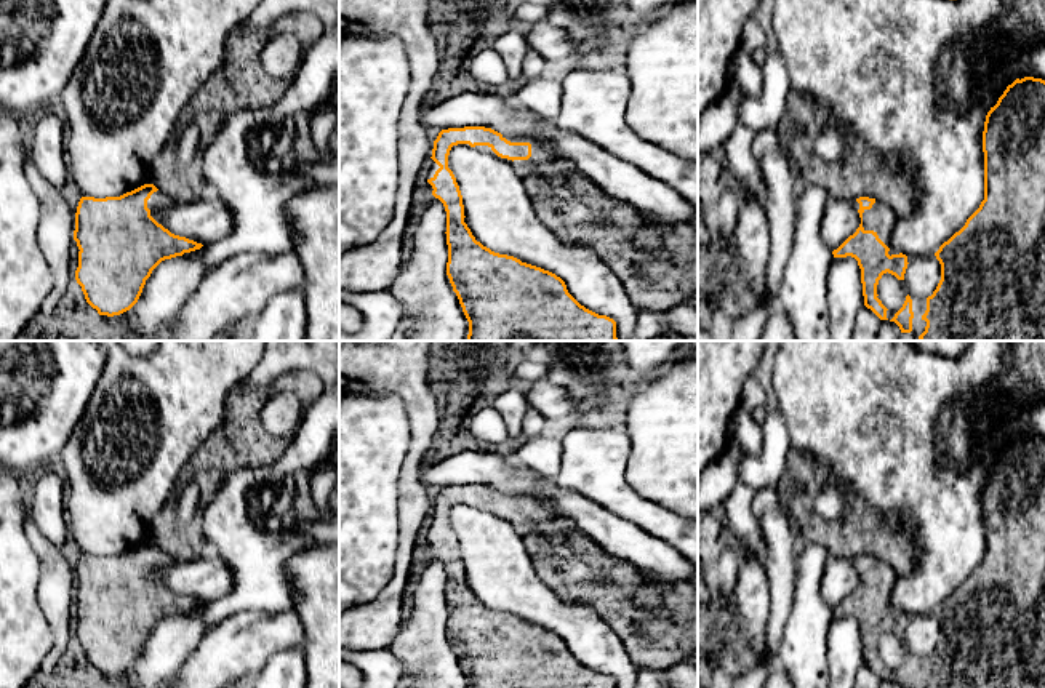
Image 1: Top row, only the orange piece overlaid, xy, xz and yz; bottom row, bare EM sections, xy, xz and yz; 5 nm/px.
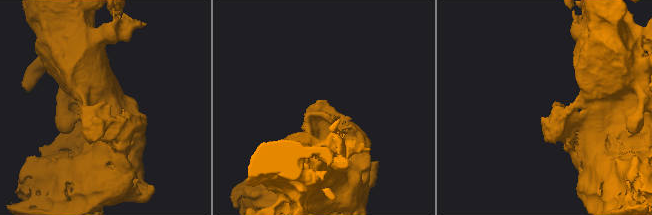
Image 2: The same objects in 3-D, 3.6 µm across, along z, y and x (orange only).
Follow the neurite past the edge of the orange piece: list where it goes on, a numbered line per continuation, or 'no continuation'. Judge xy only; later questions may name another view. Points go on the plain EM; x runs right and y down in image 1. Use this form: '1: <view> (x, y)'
1: xy (159, 559)

